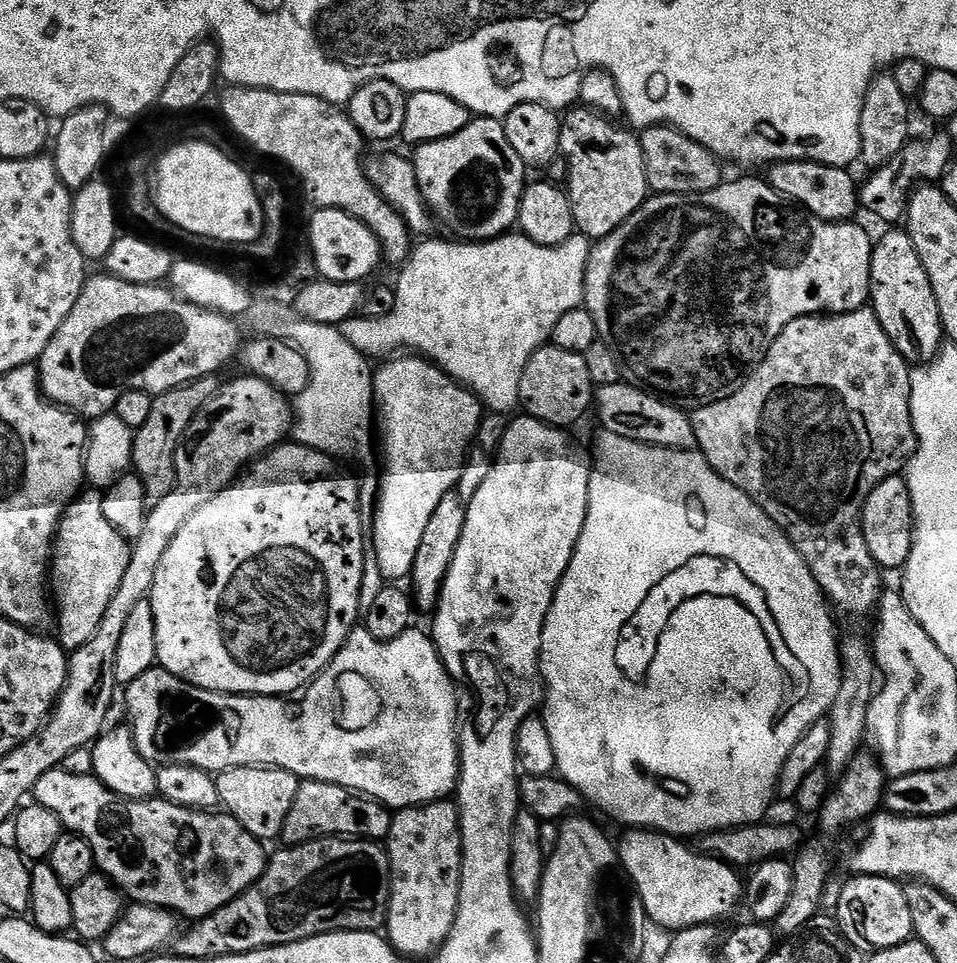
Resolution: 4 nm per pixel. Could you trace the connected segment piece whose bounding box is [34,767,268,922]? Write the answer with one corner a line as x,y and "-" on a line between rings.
63,767
50,770
38,778
35,803
58,814
61,825
69,833
90,842
97,869
107,876
129,901
165,908
177,917
189,916
195,922
214,914
226,902
238,898
268,865
265,845
248,833
233,816
220,810
183,808
163,798
126,800
112,792
95,775
66,774

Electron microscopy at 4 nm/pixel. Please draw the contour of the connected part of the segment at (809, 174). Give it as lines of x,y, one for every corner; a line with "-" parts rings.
787,160
771,165
766,179
775,192
787,198
793,205
810,212
820,220
848,222
858,212
860,193
858,180
851,176
848,168
835,168
829,164
815,164
813,160

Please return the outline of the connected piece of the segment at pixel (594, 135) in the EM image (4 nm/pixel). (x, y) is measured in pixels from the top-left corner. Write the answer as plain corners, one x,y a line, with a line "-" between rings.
576,106
568,114
560,121
560,150
568,162
566,191
572,203
576,232
593,242
604,242
644,205
650,195
640,138
635,131
619,128
616,122
591,108

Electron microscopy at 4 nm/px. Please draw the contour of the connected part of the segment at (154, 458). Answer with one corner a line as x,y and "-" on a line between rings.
205,378
183,384
181,388
172,388
169,392
159,393
153,399
150,418
135,429
132,442
132,468
144,484
144,495
149,501
162,499
176,485
176,451
190,422
202,410
202,406
214,395
213,381

